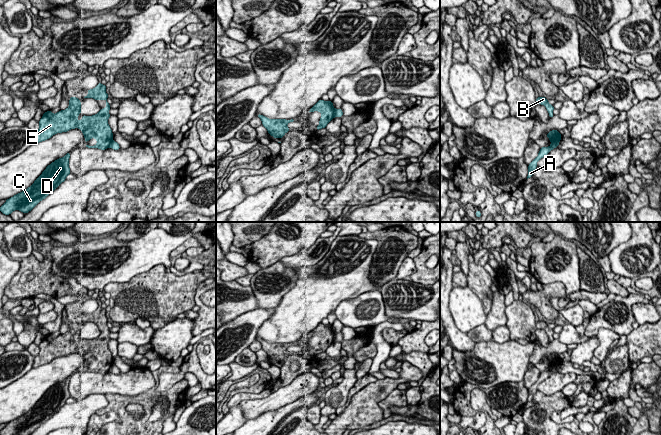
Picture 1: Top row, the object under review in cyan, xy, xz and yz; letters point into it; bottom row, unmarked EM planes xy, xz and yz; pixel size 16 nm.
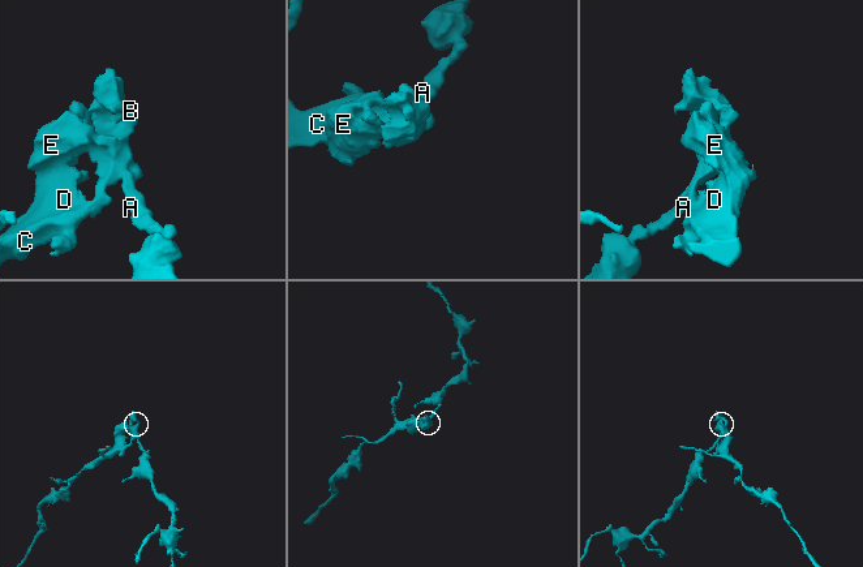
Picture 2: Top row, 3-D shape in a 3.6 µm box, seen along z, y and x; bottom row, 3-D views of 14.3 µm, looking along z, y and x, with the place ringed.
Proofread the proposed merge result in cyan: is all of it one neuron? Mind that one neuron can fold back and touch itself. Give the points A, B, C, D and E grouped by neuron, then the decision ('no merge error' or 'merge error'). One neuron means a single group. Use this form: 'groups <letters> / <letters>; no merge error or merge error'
groups A / B C D E; merge error

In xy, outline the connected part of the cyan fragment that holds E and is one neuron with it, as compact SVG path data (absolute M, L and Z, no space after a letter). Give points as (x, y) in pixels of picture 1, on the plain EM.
M98 307L95 312L87 314L87 317L88 319L83 320L83 323L93 322L95 324L105 324L106 331L95 339L82 339L83 342L79 345L78 339L81 338L81 325L71 320L68 325L69 331L65 334L60 334L56 338L53 338L51 334L44 336L42 342L39 344L39 354L34 359L33 368L50 363L57 357L79 352L84 359L86 367L91 362L97 364L96 369L86 369L86 371L101 374L109 372L113 365L113 357L108 348L108 343L111 340L109 338L111 331L107 326L109 320L106 317L106 309Z

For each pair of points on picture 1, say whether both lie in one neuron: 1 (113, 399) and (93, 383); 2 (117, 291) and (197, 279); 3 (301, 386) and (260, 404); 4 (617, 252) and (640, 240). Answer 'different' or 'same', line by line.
1: different
2: same
3: same
4: same

